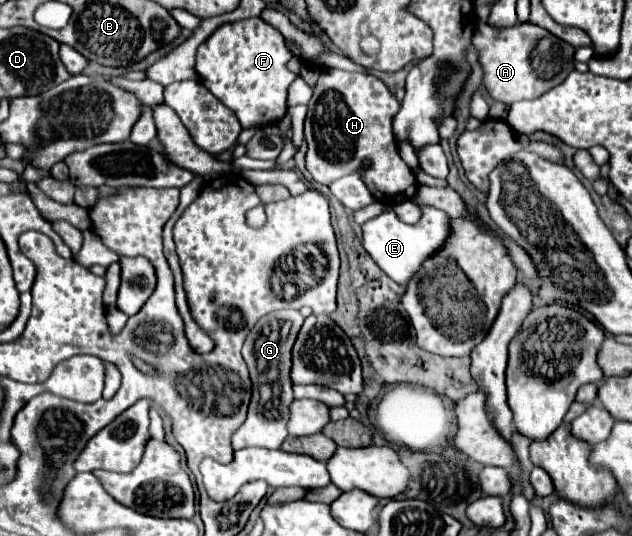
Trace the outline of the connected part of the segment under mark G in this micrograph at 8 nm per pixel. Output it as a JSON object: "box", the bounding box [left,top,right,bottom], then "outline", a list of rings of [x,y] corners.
{"box":[232,309,304,449],"outline":[[[282,309],[264,315],[248,333],[244,341],[244,361],[250,369],[252,379],[252,403],[248,409],[248,419],[244,425],[234,433],[232,447],[266,447],[266,449],[280,449],[284,439],[288,437],[288,405],[294,401],[292,395],[292,343],[304,323],[300,311]]]}

